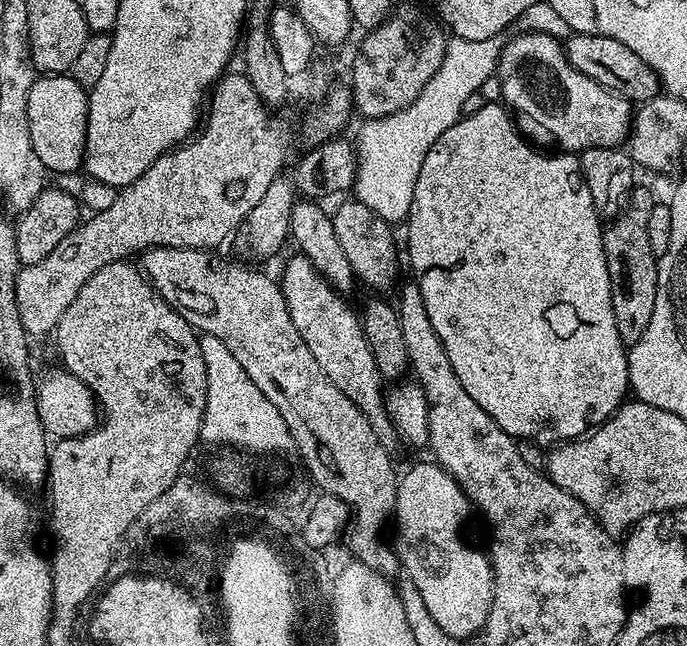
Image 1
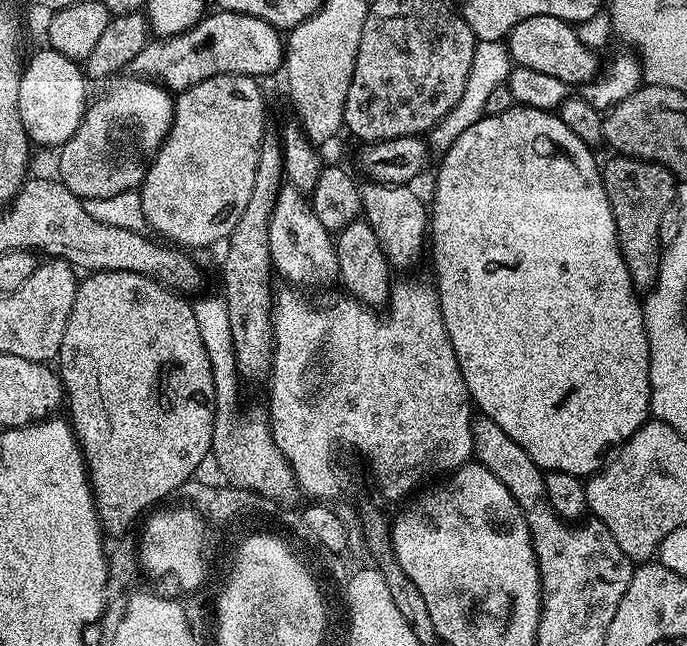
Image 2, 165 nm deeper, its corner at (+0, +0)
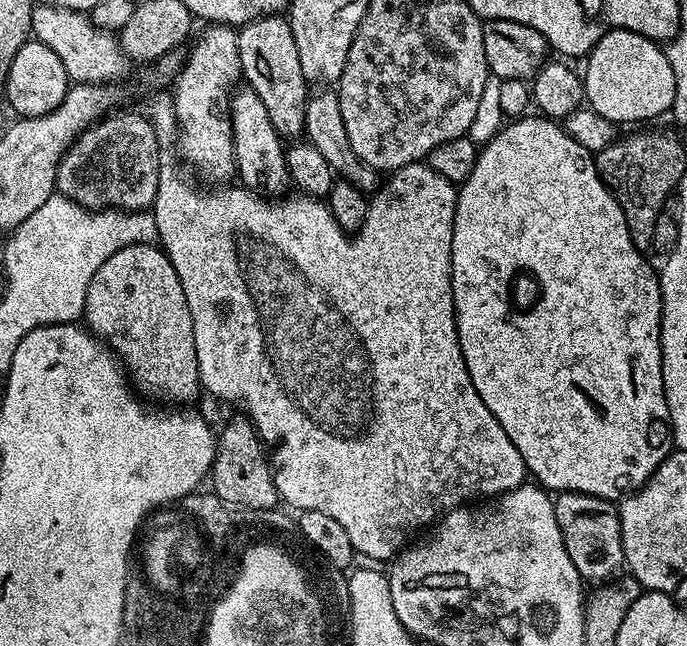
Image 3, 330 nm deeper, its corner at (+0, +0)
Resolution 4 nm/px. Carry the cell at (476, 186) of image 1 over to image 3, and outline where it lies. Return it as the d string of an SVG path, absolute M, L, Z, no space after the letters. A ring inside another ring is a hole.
M525 114L505 123L494 138L480 148L474 170L459 185L454 210L452 235L452 293L456 311L456 329L462 346L470 382L478 390L478 398L486 402L486 410L498 418L502 430L522 454L525 469L531 479L552 494L581 492L603 500L619 501L636 492L655 474L656 468L670 451L668 403L662 382L662 346L660 319L662 318L662 290L657 269L648 265L641 249L634 246L622 206L612 196L604 179L598 174L593 153L574 142L557 121L543 115Z

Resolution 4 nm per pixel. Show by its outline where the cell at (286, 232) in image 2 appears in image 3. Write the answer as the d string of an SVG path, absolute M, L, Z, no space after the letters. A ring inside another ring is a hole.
M240 86L232 94L230 111L239 183L249 192L259 193L265 198L283 197L290 188L286 144L278 130L274 130L274 122L270 122L266 105L259 100L258 94L254 94L252 88Z

